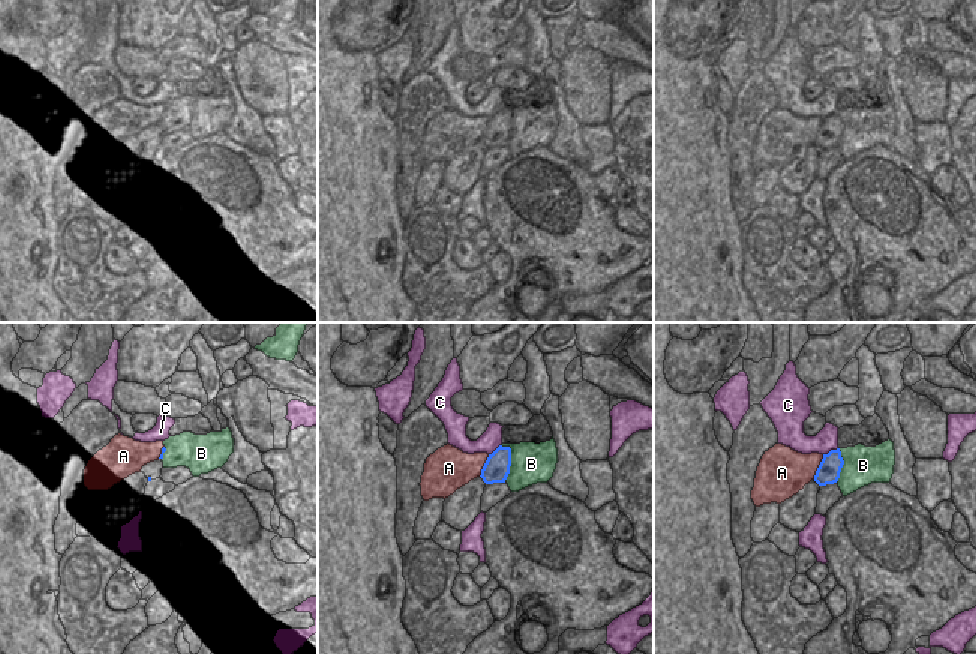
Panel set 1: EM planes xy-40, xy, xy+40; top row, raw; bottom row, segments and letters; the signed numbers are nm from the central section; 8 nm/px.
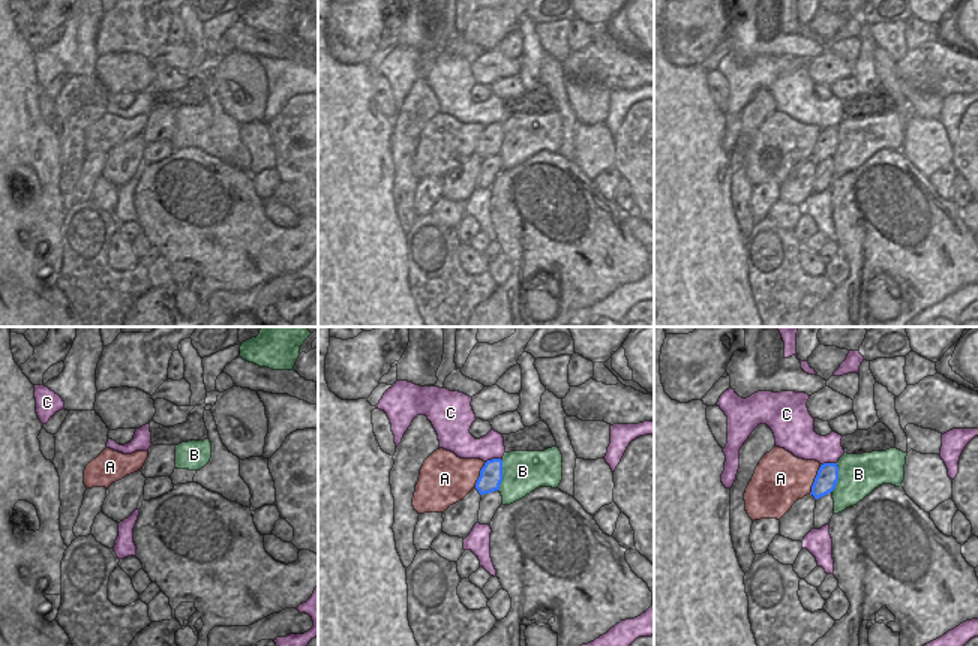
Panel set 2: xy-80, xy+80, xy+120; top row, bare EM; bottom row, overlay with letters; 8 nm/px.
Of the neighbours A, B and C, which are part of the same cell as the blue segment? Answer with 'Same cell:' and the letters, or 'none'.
Same cell: none

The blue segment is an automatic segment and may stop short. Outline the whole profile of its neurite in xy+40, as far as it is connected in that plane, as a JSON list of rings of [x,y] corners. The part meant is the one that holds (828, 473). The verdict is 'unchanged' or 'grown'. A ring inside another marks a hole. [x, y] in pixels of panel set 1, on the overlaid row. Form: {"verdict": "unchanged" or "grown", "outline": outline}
{"verdict": "unchanged", "outline": [[[840,448],[831,450],[828,454],[823,454],[823,459],[816,471],[814,482],[819,486],[837,483],[840,478],[843,465],[844,465],[844,460],[841,458]]]}

